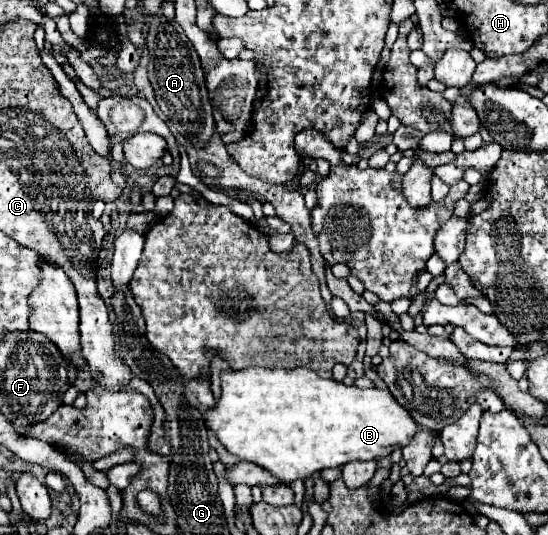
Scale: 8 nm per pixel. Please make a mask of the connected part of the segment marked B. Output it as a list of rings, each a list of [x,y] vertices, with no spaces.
[[[252,366],[246,370],[228,370],[222,374],[222,396],[216,402],[216,406],[212,410],[206,412],[206,424],[208,428],[218,436],[218,440],[230,450],[230,454],[236,454],[240,460],[250,460],[254,464],[264,466],[266,470],[270,470],[278,480],[290,484],[298,478],[310,478],[312,474],[324,470],[324,468],[338,468],[344,466],[348,462],[354,460],[380,460],[390,456],[396,448],[404,448],[406,444],[410,444],[410,440],[414,438],[414,432],[418,432],[418,424],[414,422],[414,418],[408,414],[408,410],[404,410],[402,406],[398,406],[396,398],[388,392],[388,390],[380,390],[380,388],[368,388],[362,390],[358,386],[346,386],[342,382],[336,380],[324,380],[320,378],[314,370],[310,368],[294,368],[294,370],[286,370],[286,368],[260,368],[260,366]]]

